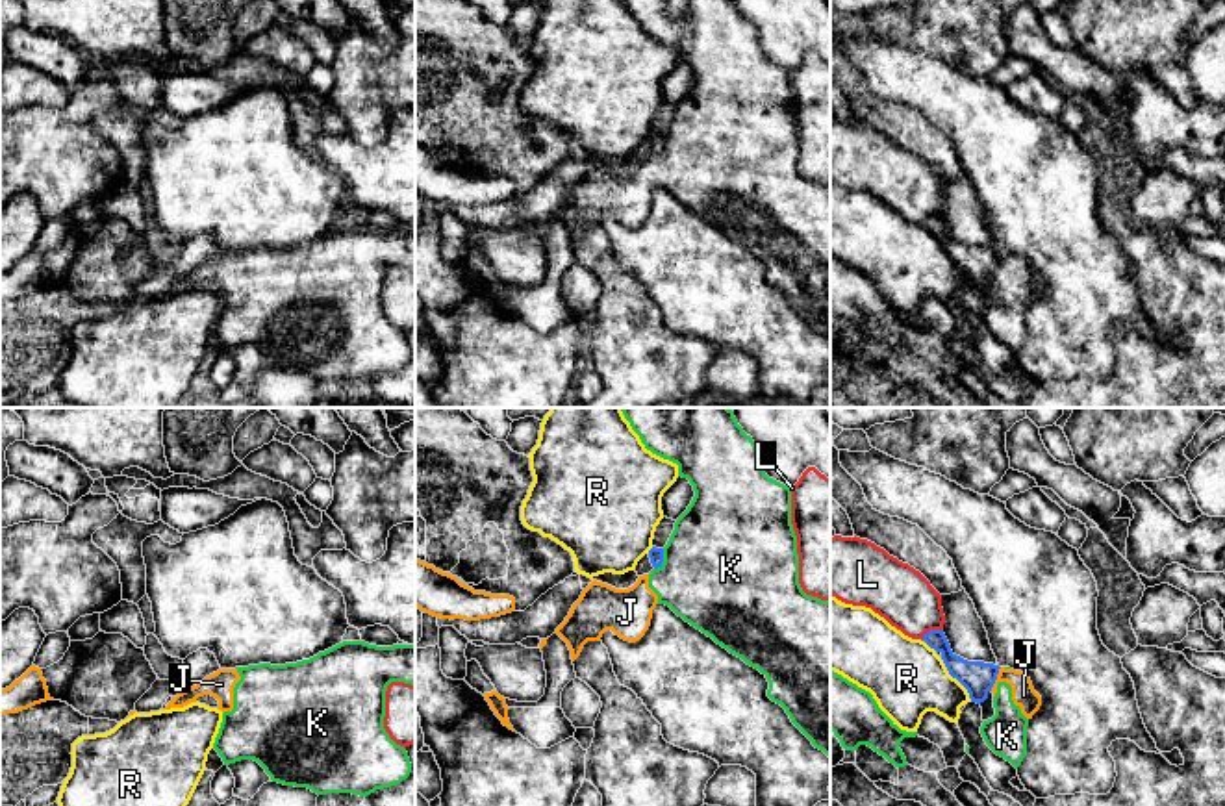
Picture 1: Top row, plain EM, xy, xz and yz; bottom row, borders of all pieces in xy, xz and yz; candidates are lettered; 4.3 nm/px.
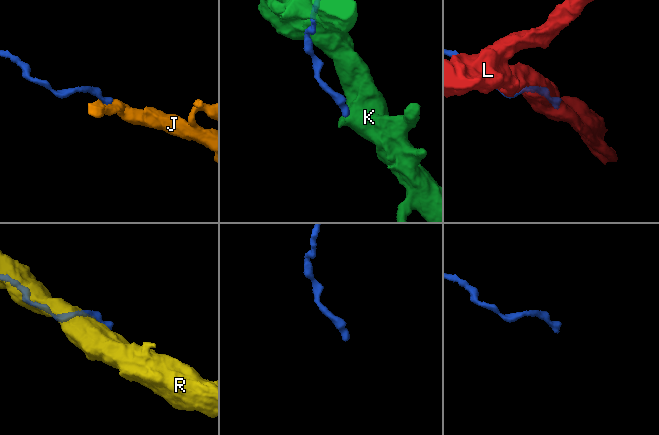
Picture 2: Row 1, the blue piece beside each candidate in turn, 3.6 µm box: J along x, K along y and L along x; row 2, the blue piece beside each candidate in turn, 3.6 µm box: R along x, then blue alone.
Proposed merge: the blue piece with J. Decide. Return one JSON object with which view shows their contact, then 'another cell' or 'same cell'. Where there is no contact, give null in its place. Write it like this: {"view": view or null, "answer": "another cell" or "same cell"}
{"view": "yz", "answer": "another cell"}

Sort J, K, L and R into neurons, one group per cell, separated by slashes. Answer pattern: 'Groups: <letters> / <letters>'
Groups: J K / L / R

